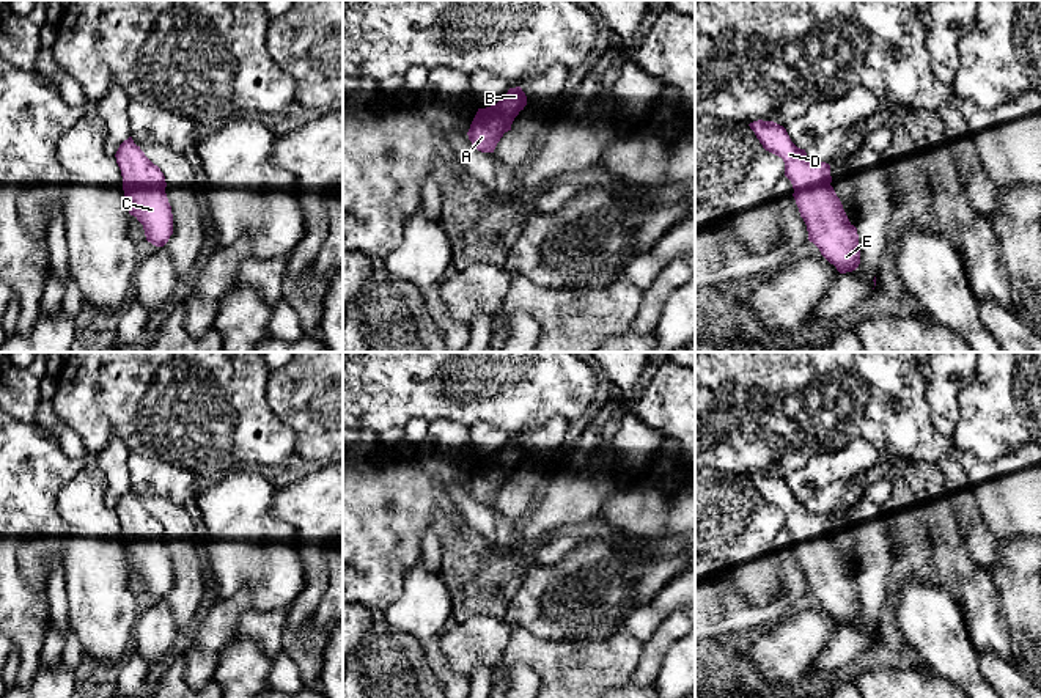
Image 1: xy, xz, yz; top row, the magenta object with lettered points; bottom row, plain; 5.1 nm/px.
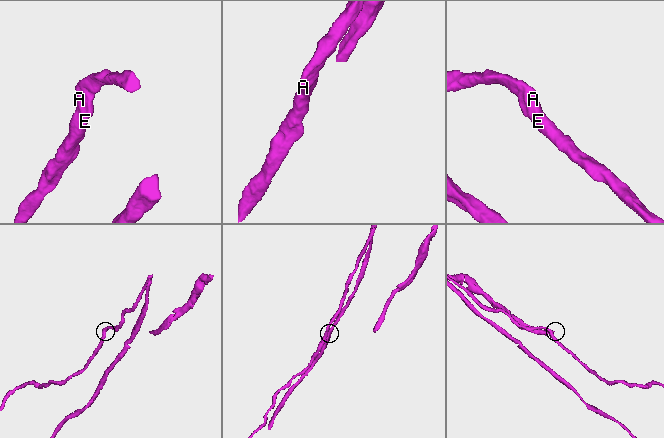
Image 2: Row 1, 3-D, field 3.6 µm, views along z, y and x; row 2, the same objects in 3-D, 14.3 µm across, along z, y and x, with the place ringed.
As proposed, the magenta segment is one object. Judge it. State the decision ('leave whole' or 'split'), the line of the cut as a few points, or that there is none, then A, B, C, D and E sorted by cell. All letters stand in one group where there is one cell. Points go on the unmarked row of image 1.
leave whole | no cut | A B C D E

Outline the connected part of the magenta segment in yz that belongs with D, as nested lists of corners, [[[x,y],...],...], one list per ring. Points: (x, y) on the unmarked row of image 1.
[[[758,472],[749,478],[766,503],[783,511],[808,593],[840,626],[855,623],[860,616],[859,586],[830,538],[830,517],[808,511],[805,501],[797,500],[786,481],[774,473]]]

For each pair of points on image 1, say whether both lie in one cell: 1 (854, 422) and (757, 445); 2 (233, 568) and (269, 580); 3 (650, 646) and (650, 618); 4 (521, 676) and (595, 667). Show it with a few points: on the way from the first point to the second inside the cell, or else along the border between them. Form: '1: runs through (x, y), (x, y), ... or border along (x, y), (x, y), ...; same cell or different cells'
1: runs through (831, 422), (780, 422); same cell
2: runs through (242, 568), (257, 568), (260, 571); same cell
3: border along (673, 610), (643, 643); different cells
4: border along (507, 672), (514, 665), (526, 664), (541, 681); different cells

